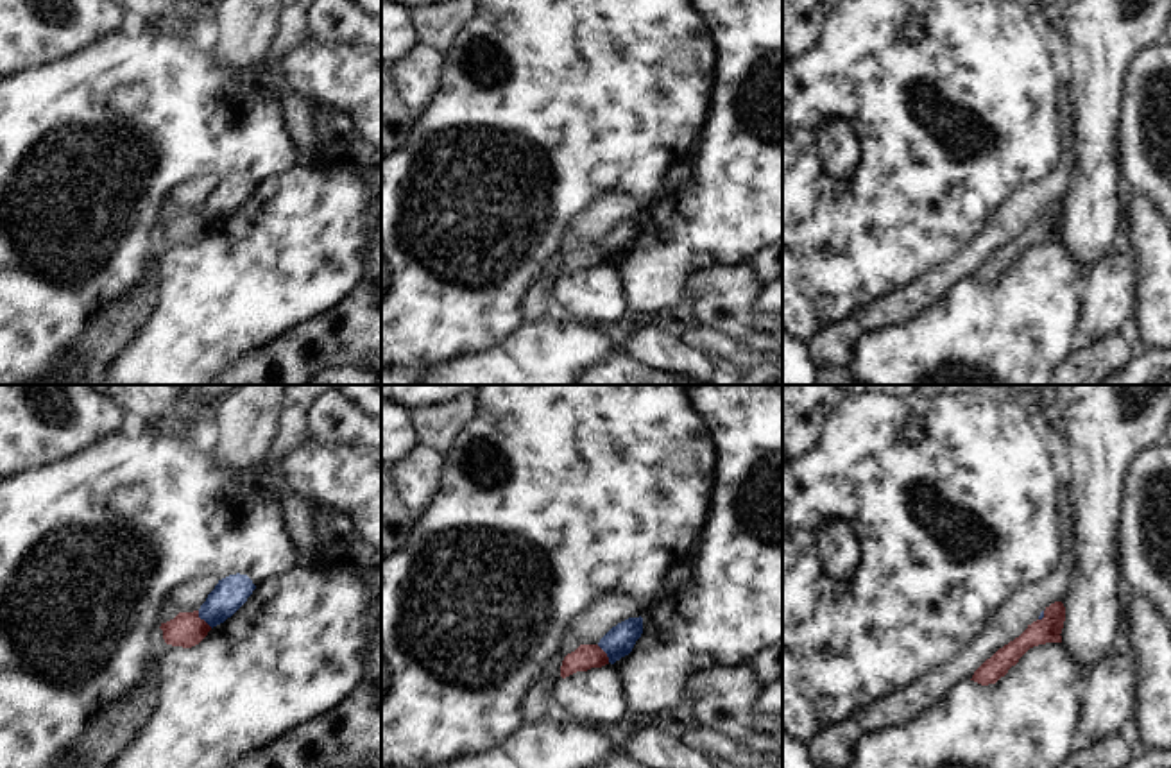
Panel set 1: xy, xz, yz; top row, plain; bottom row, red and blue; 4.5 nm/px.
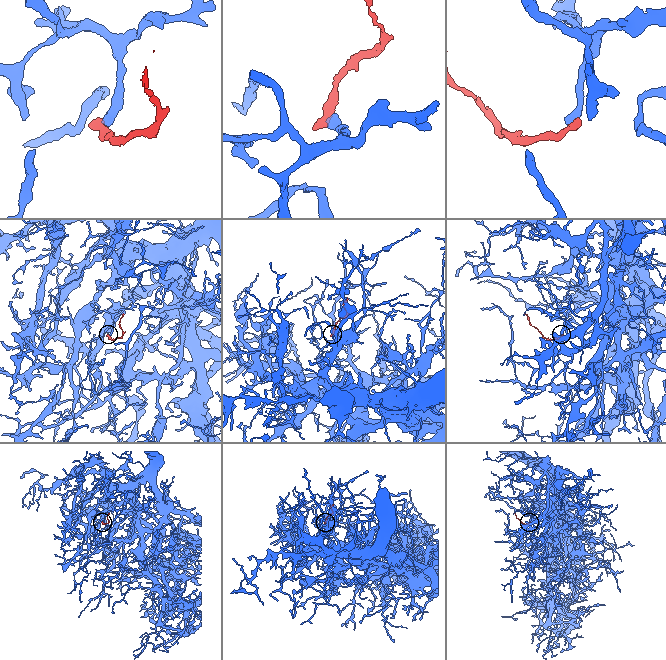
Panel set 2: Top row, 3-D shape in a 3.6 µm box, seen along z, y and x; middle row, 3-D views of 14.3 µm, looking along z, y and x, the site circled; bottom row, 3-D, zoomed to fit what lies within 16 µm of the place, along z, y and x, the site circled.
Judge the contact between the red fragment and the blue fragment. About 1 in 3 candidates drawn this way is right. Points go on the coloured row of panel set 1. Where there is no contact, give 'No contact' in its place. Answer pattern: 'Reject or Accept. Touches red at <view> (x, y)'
Reject. Touches red at xy (203, 620)

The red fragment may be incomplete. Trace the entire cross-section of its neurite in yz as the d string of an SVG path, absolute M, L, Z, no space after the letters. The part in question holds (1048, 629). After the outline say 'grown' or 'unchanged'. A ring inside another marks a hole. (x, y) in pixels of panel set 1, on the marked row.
M1055 602L1044 610L1044 618L1028 625L1028 628L999 648L990 659L987 659L972 675L970 680L988 686L996 684L1008 673L1012 666L1033 646L1046 643L1062 643L1062 628L1065 621L1065 607L1062 602Z; unchanged

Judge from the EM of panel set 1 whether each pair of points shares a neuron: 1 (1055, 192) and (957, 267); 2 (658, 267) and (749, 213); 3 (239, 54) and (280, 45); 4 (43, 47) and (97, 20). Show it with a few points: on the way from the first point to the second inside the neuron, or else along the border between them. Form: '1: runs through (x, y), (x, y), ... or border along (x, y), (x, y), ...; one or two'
1: runs through (1030, 199), (982, 246); one
2: runs through (681, 244), (697, 228), (726, 215); one
3: border along (278, 18), (274, 40), (265, 52); two
4: runs through (56, 34), (70, 20), (85, 20); one

